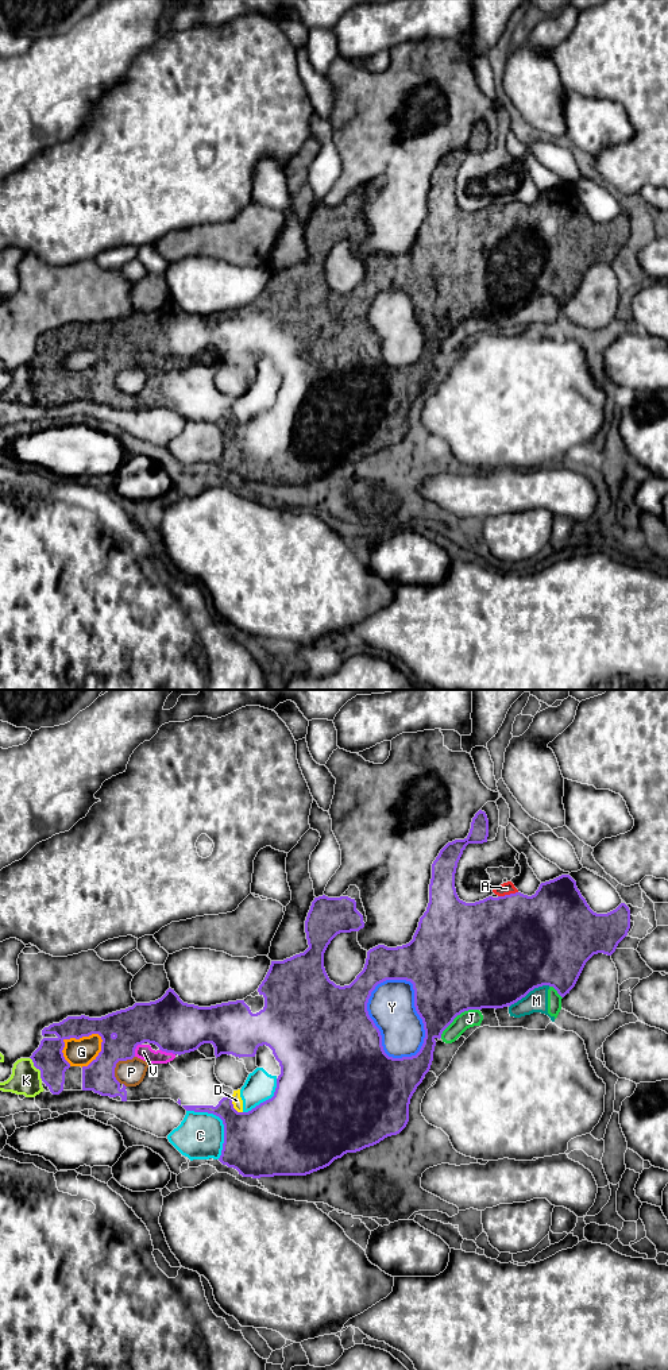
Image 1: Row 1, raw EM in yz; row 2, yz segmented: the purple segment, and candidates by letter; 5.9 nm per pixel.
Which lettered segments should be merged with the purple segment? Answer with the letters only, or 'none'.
none

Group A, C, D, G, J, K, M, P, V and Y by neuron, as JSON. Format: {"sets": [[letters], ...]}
{"sets": [["A", "C", "D", "G", "J", "M", "P", "Y"], ["K", "V"]]}

